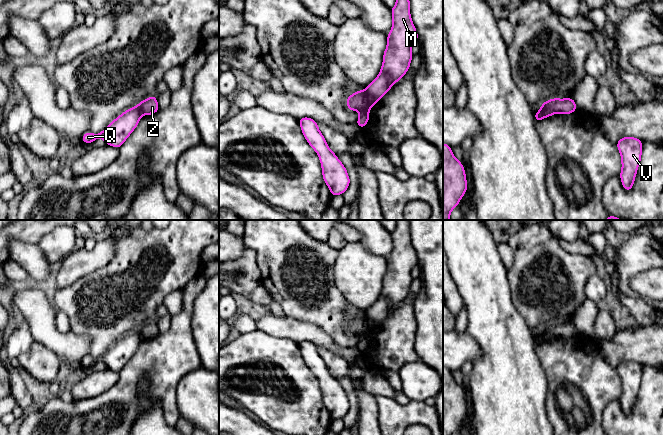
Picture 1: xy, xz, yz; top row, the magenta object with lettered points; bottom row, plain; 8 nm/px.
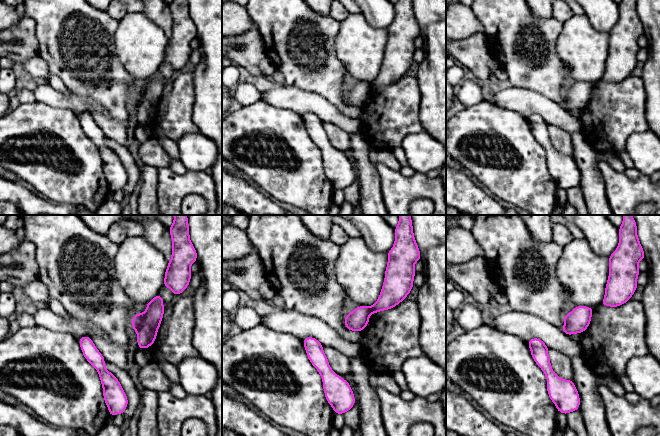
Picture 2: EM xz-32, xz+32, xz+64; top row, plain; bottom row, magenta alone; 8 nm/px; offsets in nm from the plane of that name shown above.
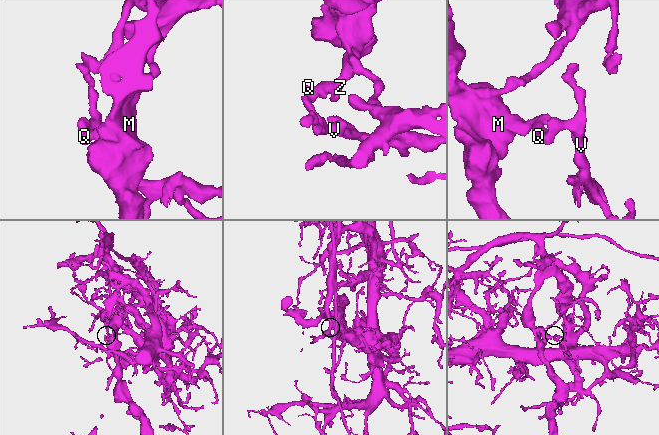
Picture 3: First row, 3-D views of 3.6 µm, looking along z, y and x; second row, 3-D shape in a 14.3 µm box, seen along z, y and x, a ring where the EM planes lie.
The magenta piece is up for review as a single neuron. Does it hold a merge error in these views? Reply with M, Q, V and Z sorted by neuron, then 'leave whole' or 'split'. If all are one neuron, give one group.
M Z / Q V; split

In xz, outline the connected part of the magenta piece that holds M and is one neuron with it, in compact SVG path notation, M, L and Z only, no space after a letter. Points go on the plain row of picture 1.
M396 220L396 228L391 232L393 249L387 259L387 271L383 278L383 287L378 300L366 311L366 328L359 335L356 348L363 352L369 345L369 335L385 317L410 292L413 281L412 269L418 265L418 257L410 240L408 220Z

